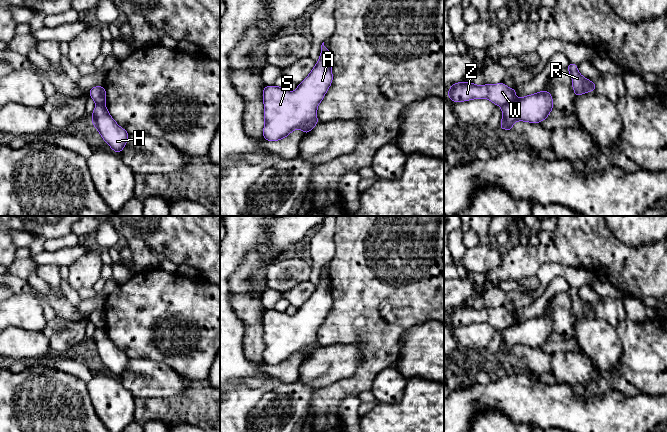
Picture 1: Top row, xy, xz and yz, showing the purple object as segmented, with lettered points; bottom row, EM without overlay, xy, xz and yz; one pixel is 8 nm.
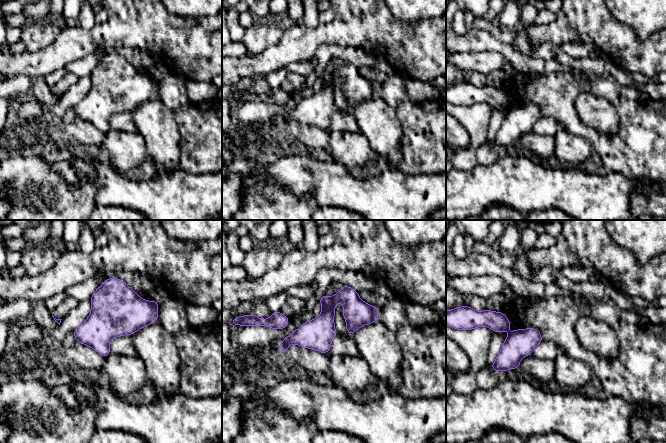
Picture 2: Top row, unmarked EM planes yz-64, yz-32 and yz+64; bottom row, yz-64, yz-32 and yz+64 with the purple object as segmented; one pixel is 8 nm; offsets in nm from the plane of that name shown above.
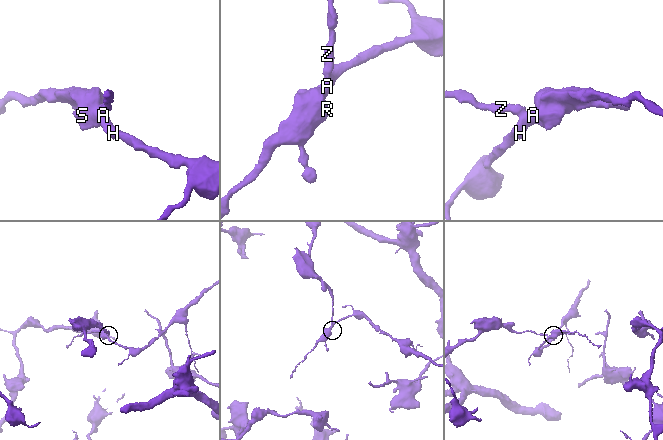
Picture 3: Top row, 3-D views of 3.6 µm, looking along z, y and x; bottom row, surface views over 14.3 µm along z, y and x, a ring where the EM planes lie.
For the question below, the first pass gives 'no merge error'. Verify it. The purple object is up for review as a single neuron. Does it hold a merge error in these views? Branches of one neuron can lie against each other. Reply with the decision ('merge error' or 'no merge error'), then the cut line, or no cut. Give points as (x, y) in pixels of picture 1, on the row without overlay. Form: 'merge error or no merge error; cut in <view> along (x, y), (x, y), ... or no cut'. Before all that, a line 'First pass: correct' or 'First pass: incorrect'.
First pass: incorrect
merge error; cut in yz along (514, 323), (502, 331)

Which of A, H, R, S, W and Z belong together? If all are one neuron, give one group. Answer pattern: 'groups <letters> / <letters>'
groups A H R S / W Z

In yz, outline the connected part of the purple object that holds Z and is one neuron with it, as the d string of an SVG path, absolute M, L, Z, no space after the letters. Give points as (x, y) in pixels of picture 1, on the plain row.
M473 306L452 308L447 317L452 326L486 322L497 330L503 331L515 324L516 313L509 312L503 306L499 308L475 309Z

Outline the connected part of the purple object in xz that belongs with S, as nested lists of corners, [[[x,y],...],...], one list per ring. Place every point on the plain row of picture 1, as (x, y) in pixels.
[[[321,277],[318,286],[310,298],[298,308],[295,315],[289,316],[286,312],[276,309],[264,310],[265,348],[263,352],[263,363],[267,365],[279,365],[296,353],[302,353],[305,359],[307,359],[319,347],[317,343],[317,331],[323,324],[332,305],[332,284],[329,277]]]

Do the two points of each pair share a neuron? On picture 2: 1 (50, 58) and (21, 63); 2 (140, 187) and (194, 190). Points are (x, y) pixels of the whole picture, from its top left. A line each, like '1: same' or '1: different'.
1: same
2: same

